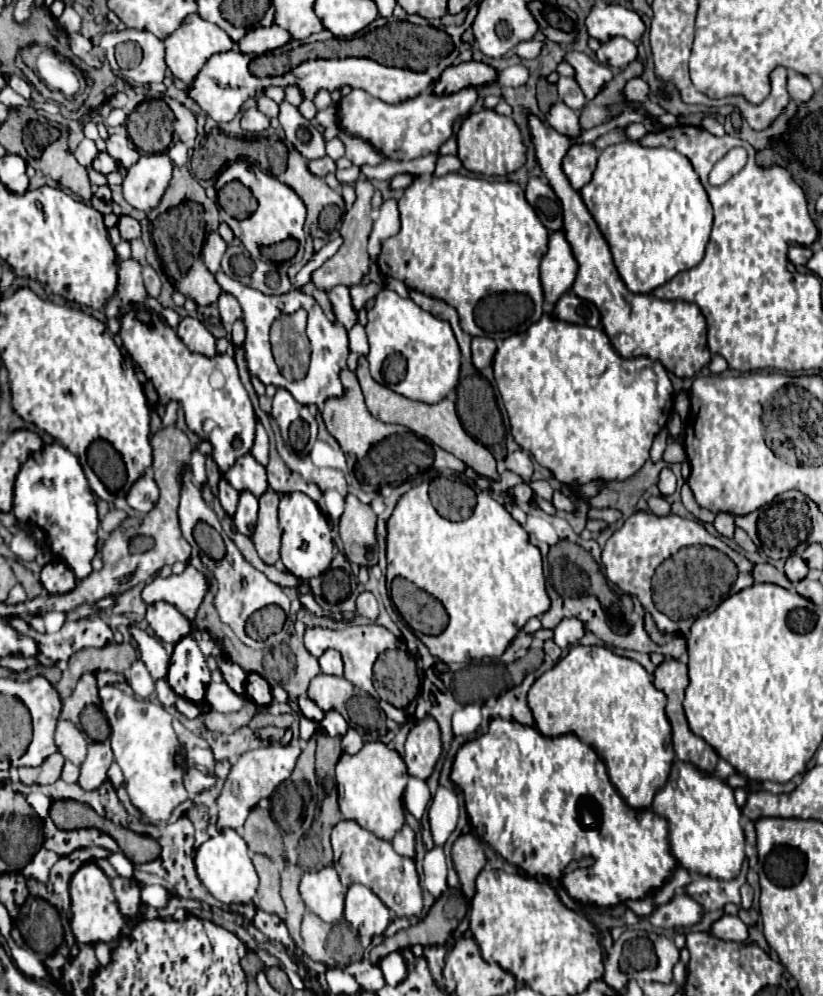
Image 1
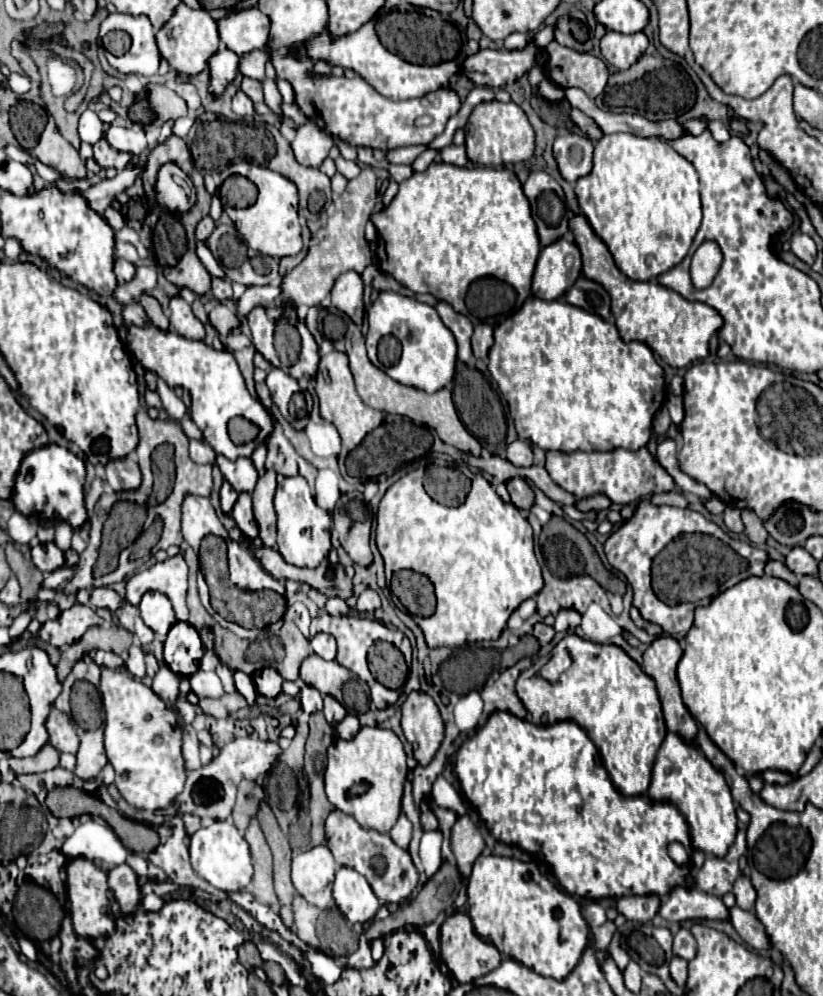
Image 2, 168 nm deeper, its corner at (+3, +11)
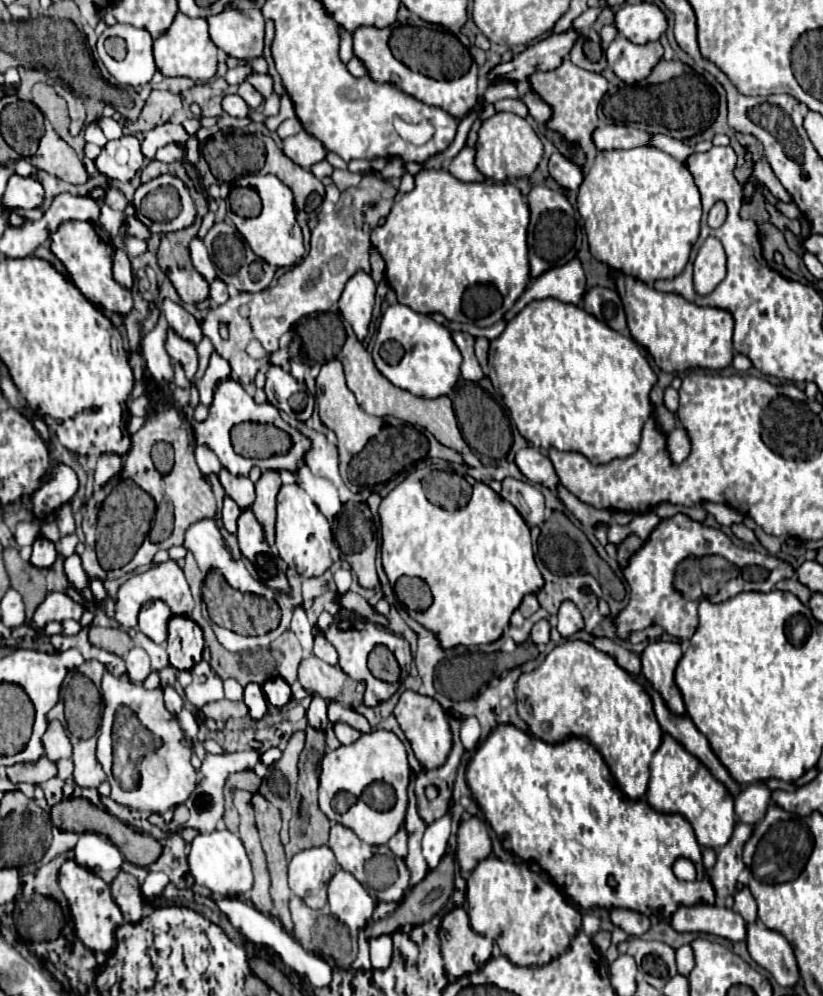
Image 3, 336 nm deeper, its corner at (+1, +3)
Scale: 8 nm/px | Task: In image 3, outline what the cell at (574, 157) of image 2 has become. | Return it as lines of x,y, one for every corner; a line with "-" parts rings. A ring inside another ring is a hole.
555,152
549,158
549,174
551,178
563,186
565,190
577,190
579,184
583,182
583,172
579,166
575,166
573,162
569,162
565,156
561,156
559,152

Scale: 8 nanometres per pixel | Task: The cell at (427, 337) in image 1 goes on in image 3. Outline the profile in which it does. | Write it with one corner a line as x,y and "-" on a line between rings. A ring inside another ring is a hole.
391,304
387,308
387,312
383,314
377,332
377,340
374,341
372,348
372,357
379,372
391,384
395,384
397,388
407,390
415,396
421,396
421,398
448,396
455,390
457,380
459,380
461,352
457,350
457,346
451,338
451,332
445,326
437,324
431,316
419,314
403,304
-
387,340
397,340
405,350
403,358
395,366
387,364
379,354
379,348

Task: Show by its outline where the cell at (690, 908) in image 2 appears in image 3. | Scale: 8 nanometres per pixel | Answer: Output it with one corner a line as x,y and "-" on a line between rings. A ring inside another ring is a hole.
679,906
671,918
671,926
677,932
705,932
731,942
747,938
747,924
741,914
725,906

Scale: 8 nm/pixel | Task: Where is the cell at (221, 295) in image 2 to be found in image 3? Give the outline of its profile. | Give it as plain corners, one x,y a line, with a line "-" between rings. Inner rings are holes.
215,278
215,280
211,282
211,296
209,296
209,298
213,300
213,304
223,304
223,302
227,302
227,298
229,298
229,294
227,294
227,284
221,282
219,278

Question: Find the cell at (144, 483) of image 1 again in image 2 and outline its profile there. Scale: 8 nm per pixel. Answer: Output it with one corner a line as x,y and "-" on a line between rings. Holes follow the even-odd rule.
135,452
127,454
125,458
109,462
105,466
105,472
107,472
107,482
115,492
137,490
141,486
141,470

